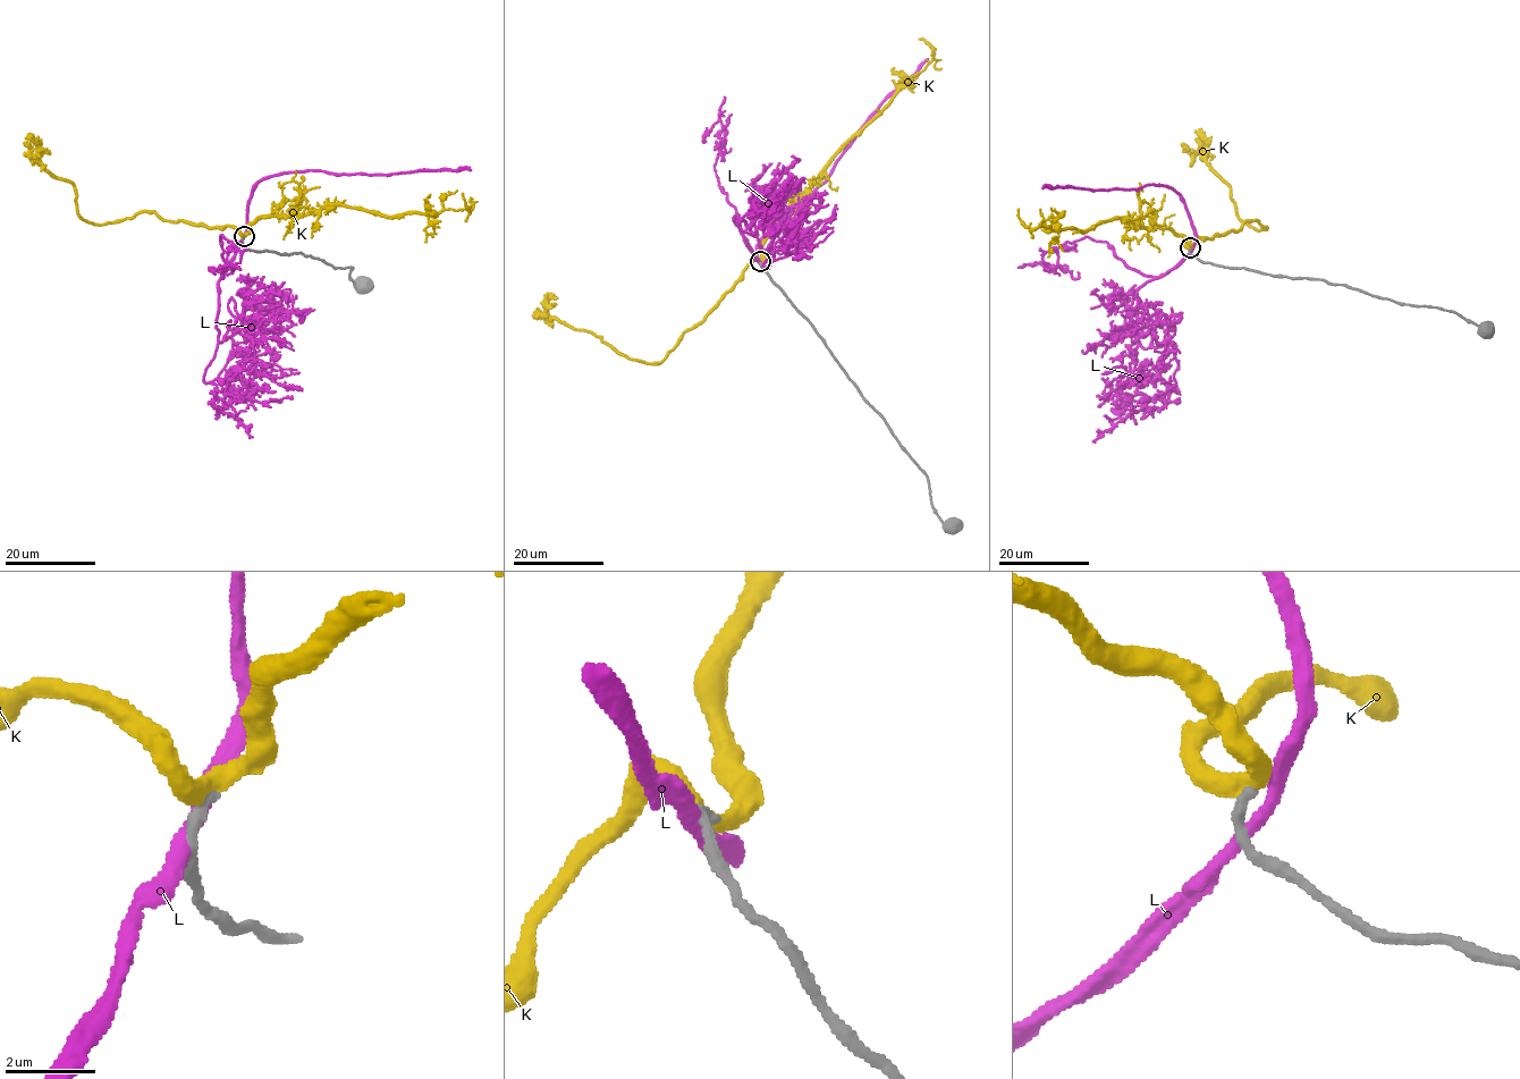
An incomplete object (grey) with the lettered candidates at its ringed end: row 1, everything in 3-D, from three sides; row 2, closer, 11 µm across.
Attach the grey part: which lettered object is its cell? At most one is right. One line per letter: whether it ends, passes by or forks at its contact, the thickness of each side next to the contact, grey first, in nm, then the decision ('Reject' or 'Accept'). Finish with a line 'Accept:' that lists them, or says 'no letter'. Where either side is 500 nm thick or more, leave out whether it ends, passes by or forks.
K: It passes by. Thickness 280 nm (grey) against 400 nm. Accept
L: It passes by. Thickness 340 nm (grey) against 320 nm. Reject
Accept: K

